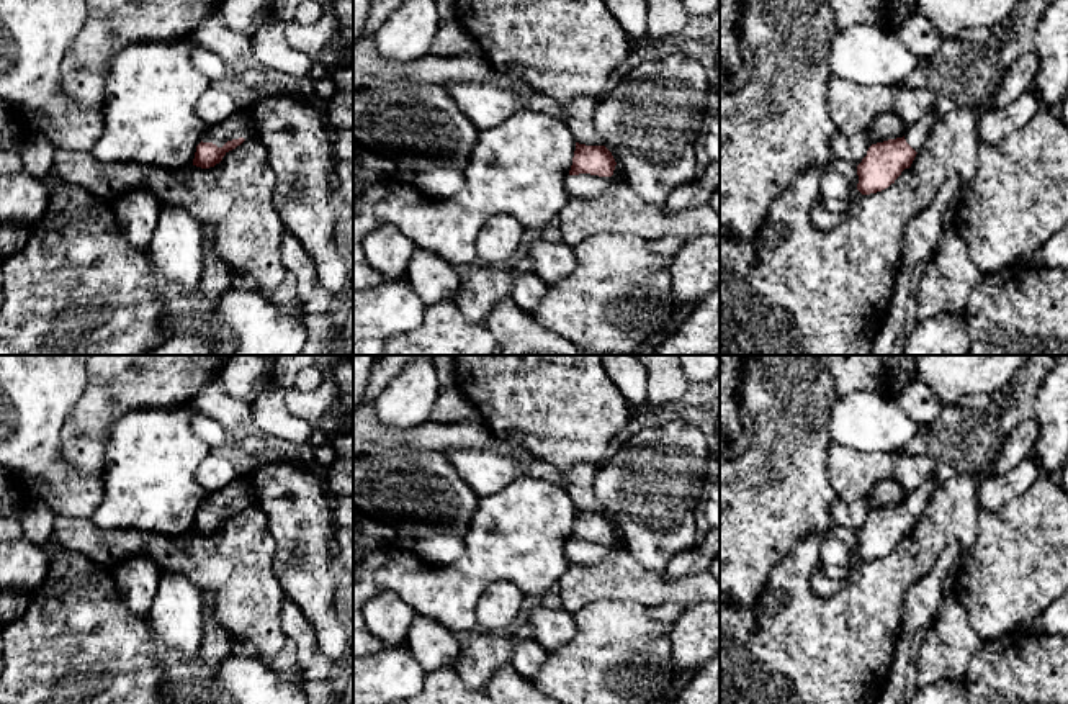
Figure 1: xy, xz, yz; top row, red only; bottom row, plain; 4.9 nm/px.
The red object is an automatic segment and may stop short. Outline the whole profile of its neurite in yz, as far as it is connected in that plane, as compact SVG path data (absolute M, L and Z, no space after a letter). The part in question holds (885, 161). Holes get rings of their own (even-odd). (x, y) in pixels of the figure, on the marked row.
M934 106L918 123L911 124L903 138L872 144L857 165L857 190L862 195L870 195L895 183L901 172L911 167L916 154L929 139L934 124L942 118L945 106Z

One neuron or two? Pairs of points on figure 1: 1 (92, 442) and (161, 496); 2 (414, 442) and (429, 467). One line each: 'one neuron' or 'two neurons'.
1: two neurons
2: two neurons

